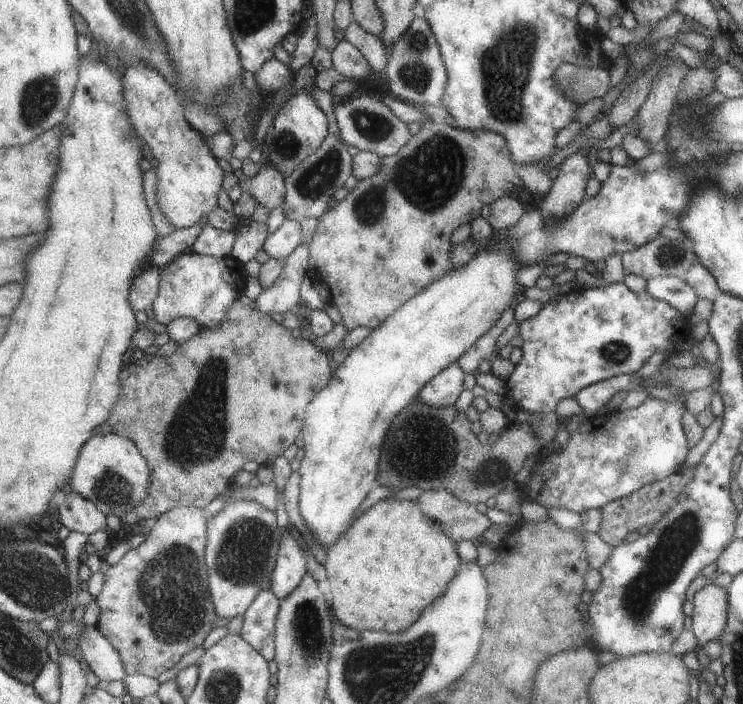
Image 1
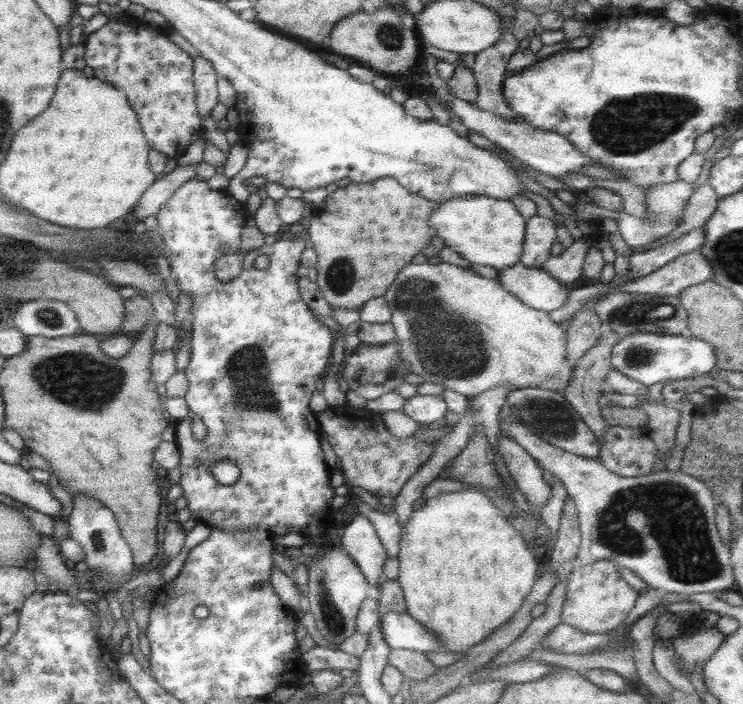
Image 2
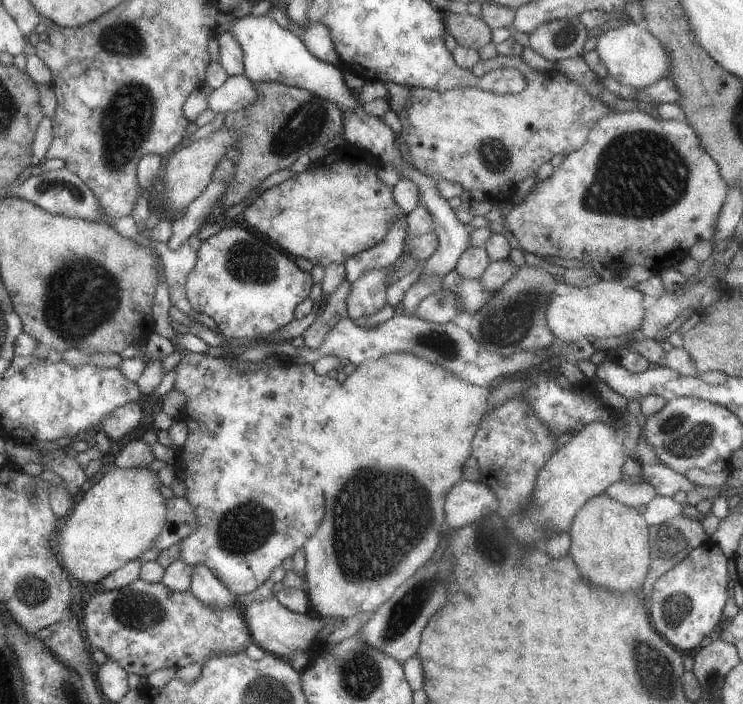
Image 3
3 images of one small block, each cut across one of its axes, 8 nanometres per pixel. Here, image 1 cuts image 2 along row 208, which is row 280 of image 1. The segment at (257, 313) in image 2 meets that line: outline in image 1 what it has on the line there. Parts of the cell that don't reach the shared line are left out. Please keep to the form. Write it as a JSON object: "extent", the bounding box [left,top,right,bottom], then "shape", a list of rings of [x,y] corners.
{"extent":[150,253,246,329],"shape":[[[192,253],[178,254],[159,269],[159,284],[150,308],[155,322],[165,326],[177,317],[191,319],[199,328],[216,329],[225,318],[233,301],[241,294],[246,278],[243,263],[231,255],[223,258]]]}

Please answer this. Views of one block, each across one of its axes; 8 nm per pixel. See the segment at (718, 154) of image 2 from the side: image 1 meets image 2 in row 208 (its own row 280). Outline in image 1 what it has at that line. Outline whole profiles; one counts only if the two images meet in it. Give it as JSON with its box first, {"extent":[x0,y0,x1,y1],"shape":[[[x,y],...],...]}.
{"extent":[646,275,697,317],"shape":[[[659,275],[646,280],[646,293],[655,300],[666,302],[687,317],[697,302],[697,297],[679,277]]]}

